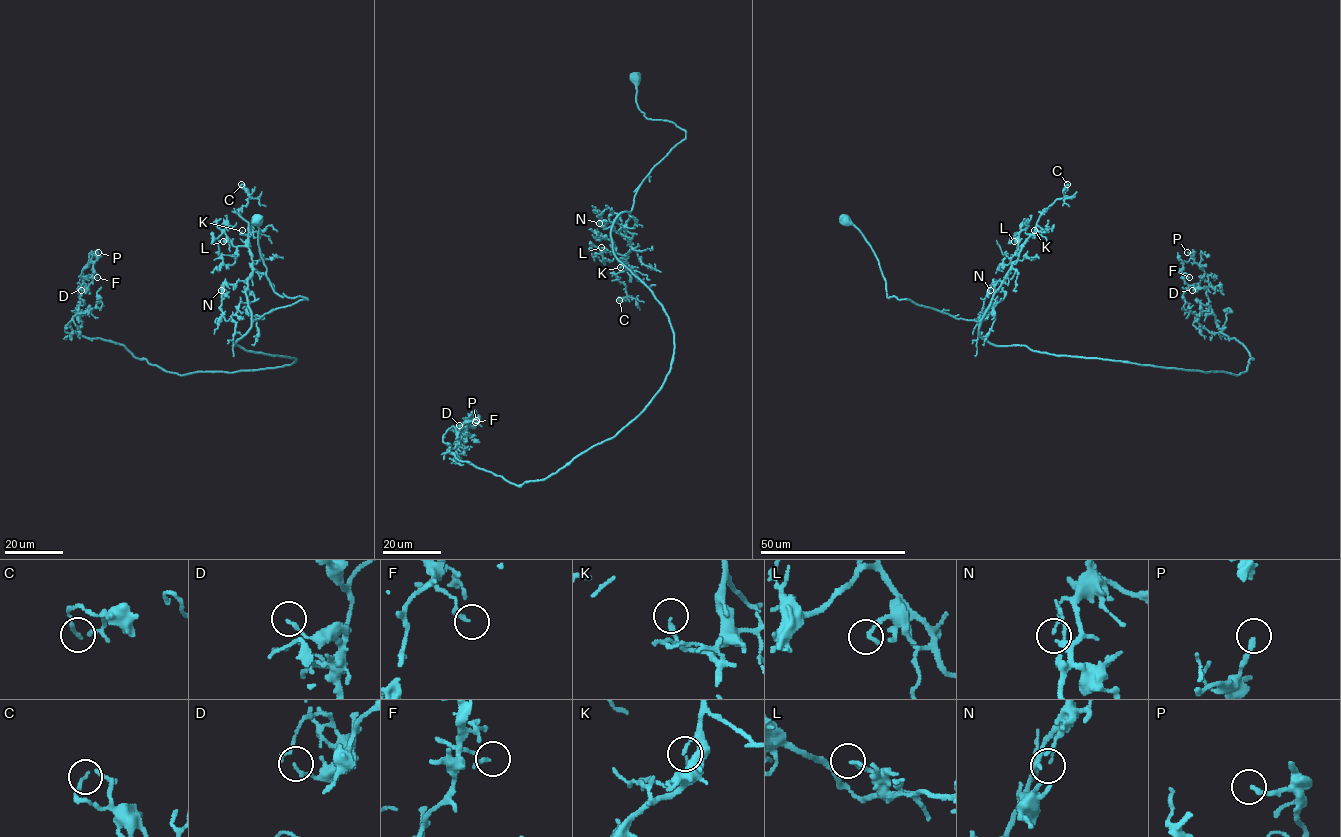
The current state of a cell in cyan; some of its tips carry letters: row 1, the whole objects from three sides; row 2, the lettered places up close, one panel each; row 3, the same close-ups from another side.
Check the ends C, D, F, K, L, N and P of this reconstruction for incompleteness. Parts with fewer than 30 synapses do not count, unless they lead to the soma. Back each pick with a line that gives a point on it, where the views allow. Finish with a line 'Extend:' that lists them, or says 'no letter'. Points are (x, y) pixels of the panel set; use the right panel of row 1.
Extend: no letter

